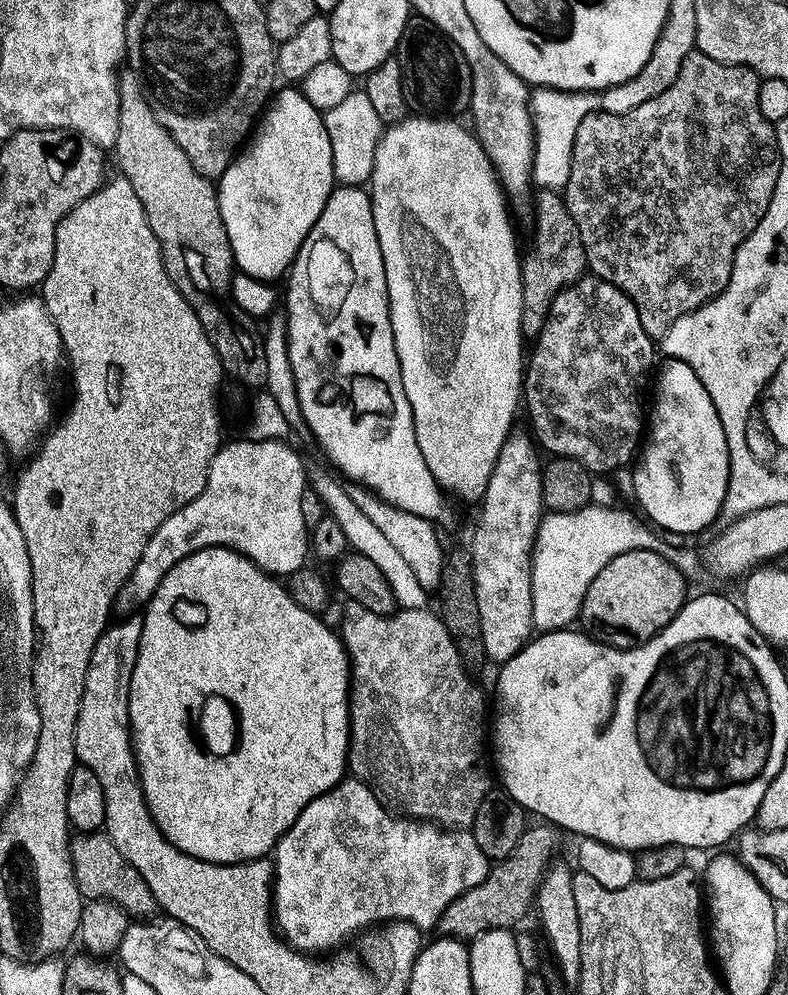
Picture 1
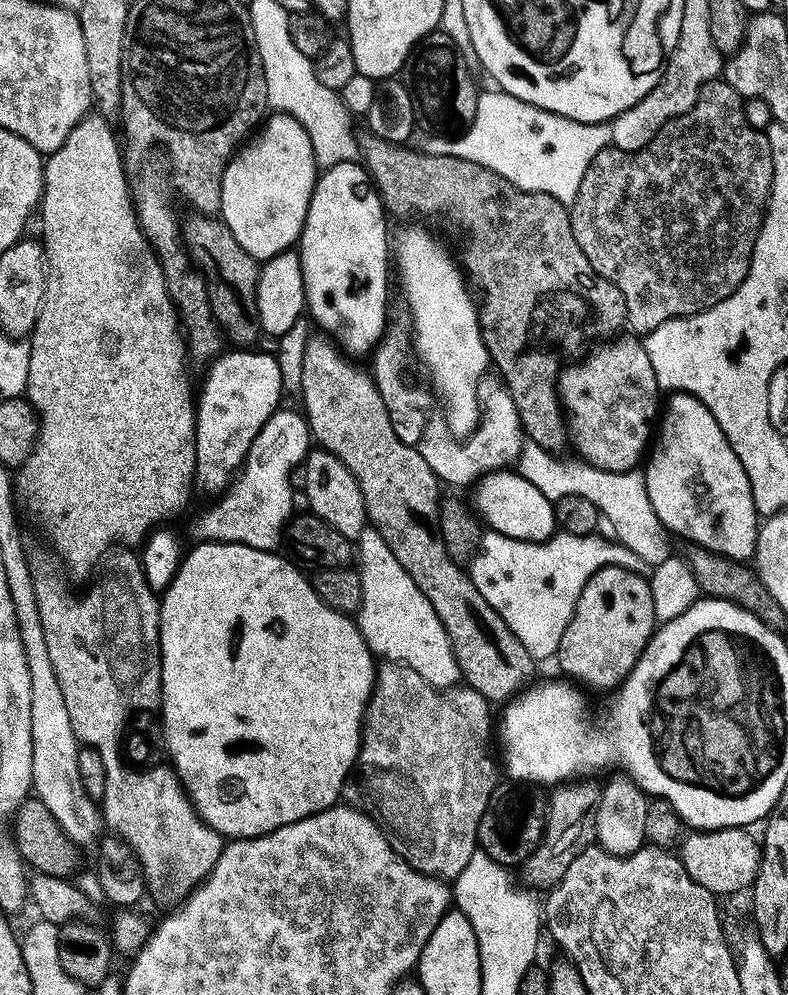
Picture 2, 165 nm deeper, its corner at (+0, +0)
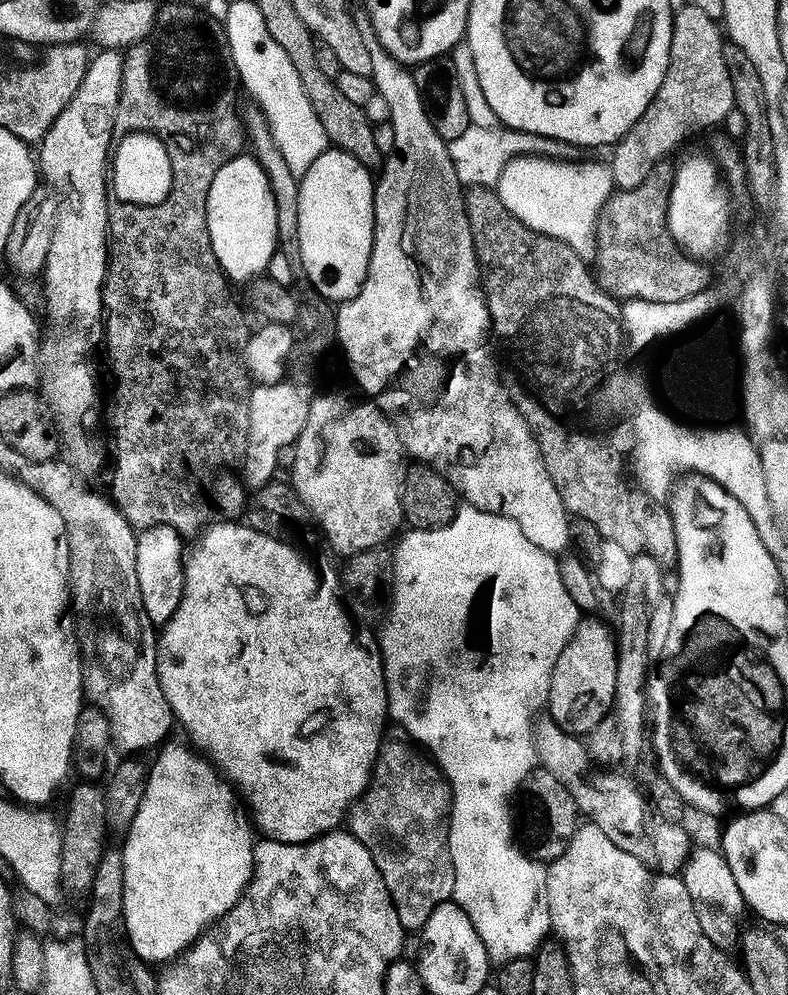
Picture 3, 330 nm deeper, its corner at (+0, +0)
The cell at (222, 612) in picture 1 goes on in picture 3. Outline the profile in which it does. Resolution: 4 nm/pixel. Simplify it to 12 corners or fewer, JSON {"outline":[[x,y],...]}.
{"outline":[[209,523],[156,645],[269,840],[337,831],[389,719],[335,567]]}

